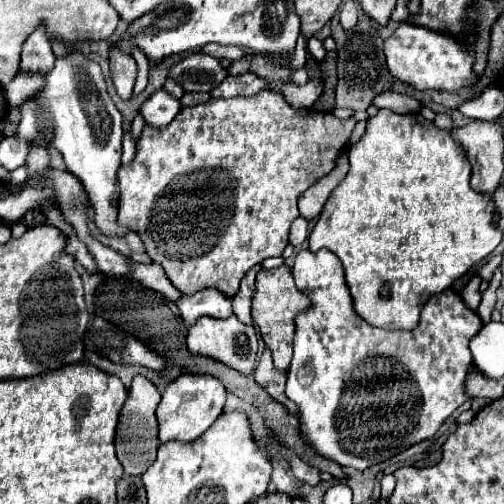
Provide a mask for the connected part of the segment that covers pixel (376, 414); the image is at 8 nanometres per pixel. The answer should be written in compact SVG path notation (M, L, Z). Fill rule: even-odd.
M300 250L296 254L292 274L296 288L304 292L312 304L306 312L296 316L294 358L288 368L286 394L300 406L302 438L322 456L338 462L344 468L366 470L372 464L384 462L400 454L402 450L432 438L440 430L444 420L458 406L470 400L466 396L466 376L474 370L474 360L470 356L468 344L472 336L478 334L478 328L482 328L484 322L474 310L466 308L458 292L448 288L442 294L430 296L430 300L424 304L418 328L382 330L370 326L354 312L342 264L330 250ZM382 360L394 364L394 370L372 384L366 368Z

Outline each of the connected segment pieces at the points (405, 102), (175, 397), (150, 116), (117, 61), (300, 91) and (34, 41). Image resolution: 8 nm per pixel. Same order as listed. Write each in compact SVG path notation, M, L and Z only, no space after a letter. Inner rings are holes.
M382 92L382 96L376 96L374 104L378 108L388 108L396 114L416 114L422 108L418 100L404 94L396 94L396 92Z
M182 374L176 380L172 380L164 394L162 402L156 408L156 418L160 426L160 442L180 440L180 442L192 442L200 438L214 420L222 414L226 402L226 388L212 376L200 376L200 374Z
M160 88L158 92L154 92L142 106L140 112L146 120L146 124L154 126L154 128L164 128L168 126L174 116L180 112L180 100L174 98L170 92L166 92L164 88Z
M110 46L108 58L110 58L110 72L116 86L116 94L122 100L128 100L132 96L132 88L136 80L136 60L120 52L116 46Z
M306 62L306 72L308 72L308 82L303 86L294 86L294 92L290 94L284 94L284 98L296 108L311 108L312 104L320 98L324 88L322 78L308 68L308 62Z
M40 26L24 44L18 72L36 72L44 76L46 72L50 72L50 68L54 68L54 60L56 56L50 48L46 30Z

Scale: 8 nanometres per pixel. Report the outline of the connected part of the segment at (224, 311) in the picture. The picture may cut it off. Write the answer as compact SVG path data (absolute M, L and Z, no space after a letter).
M214 288L200 290L192 296L182 296L180 300L176 300L176 306L180 310L180 318L188 326L192 326L202 316L210 316L210 318L232 316L232 300Z

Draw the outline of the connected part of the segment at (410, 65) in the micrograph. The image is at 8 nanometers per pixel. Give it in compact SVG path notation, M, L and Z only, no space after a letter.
M400 24L398 30L384 40L384 54L390 74L414 86L416 90L458 92L460 88L476 82L476 74L472 72L472 56L448 34L432 32L412 24Z

